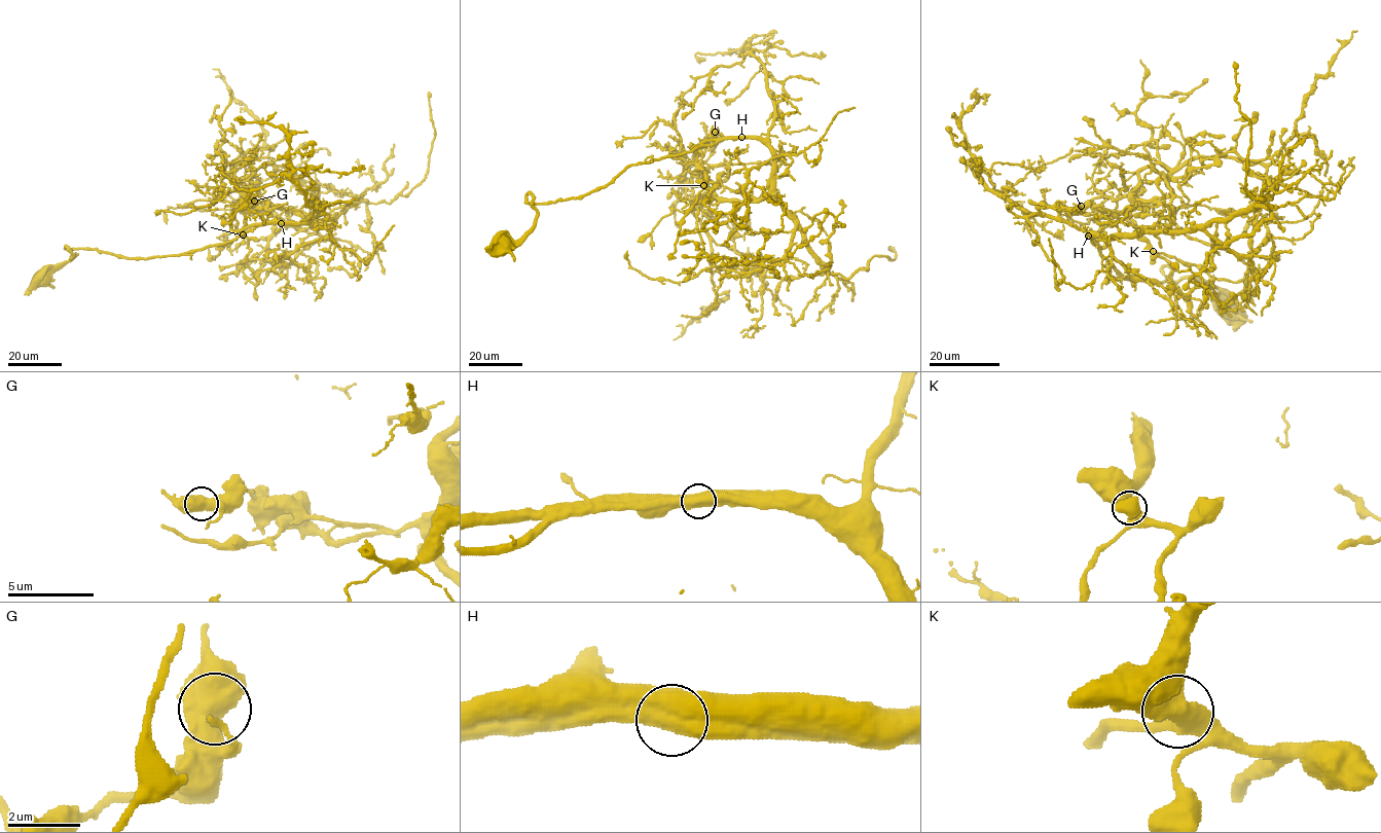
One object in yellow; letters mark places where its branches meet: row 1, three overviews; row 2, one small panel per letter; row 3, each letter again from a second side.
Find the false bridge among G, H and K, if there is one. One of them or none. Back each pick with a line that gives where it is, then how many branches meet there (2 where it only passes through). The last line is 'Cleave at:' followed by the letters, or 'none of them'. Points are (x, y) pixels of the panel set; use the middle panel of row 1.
Cleave at: none of them

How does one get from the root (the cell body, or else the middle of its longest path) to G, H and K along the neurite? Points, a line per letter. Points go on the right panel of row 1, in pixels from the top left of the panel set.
G: (1229, 308), (1171, 266), (1162, 282), (1125, 279), (1092, 240), (1102, 247), (1120, 212), (1081, 206)
H: (1229, 308), (1226, 292), (1204, 281), (1171, 281), (1162, 268), (1171, 266), (1162, 282), (1125, 279), (1088, 236)
K: (1229, 308), (1171, 266), (1162, 282), (1125, 279), (1092, 239), (1102, 247), (1123, 213), (1153, 251)

